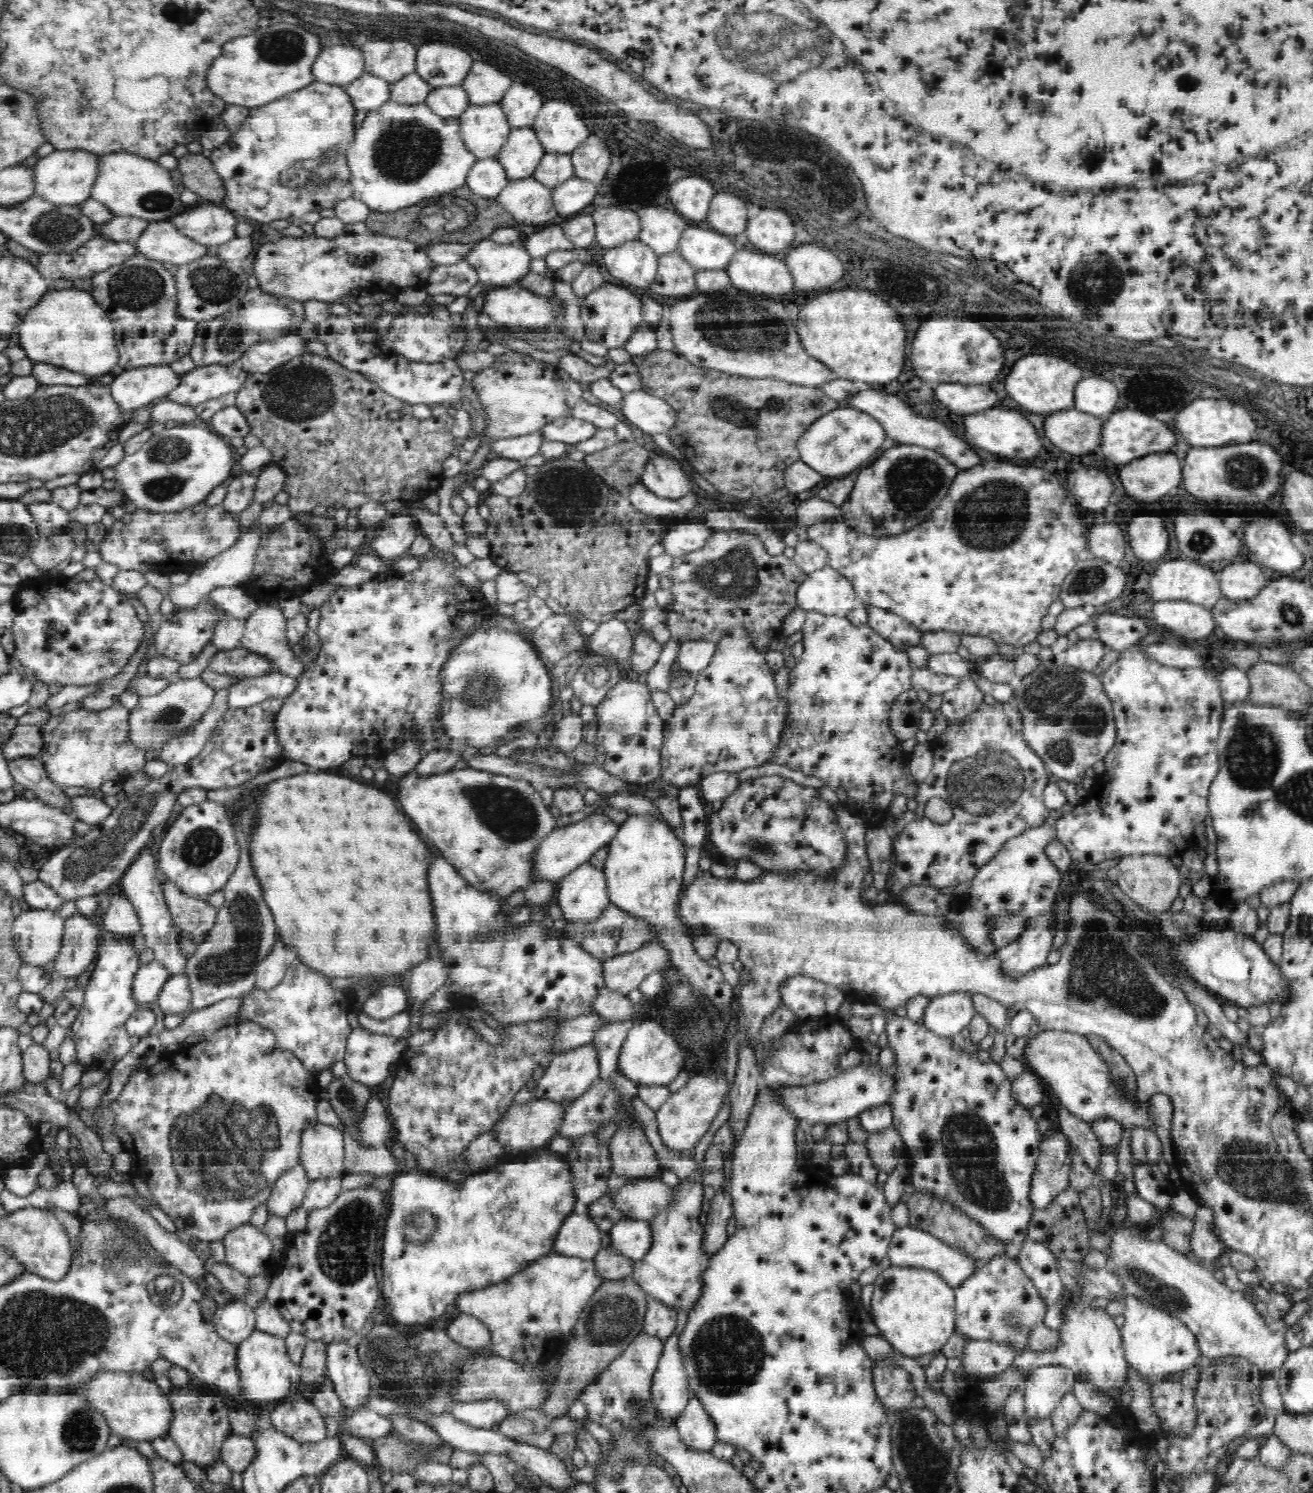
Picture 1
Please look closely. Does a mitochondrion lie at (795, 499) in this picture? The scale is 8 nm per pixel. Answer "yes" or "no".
no

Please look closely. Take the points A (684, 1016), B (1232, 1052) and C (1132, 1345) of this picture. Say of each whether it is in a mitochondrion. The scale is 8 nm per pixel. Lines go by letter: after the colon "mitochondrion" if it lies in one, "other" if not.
A: mitochondrion
B: other
C: other

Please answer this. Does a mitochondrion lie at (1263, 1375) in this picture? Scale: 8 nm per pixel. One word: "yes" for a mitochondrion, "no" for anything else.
no

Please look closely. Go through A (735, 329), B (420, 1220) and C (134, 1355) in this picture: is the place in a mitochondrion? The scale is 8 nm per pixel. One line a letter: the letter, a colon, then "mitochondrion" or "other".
A: mitochondrion
B: mitochondrion
C: other

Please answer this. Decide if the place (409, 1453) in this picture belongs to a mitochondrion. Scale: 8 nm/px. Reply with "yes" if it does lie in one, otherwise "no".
yes

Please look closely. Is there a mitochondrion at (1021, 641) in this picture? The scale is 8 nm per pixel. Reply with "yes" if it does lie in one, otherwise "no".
no

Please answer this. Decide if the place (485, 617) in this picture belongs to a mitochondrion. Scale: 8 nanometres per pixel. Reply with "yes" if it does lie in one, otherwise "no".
no

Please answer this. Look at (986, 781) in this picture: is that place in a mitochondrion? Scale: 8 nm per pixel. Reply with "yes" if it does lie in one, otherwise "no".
yes

